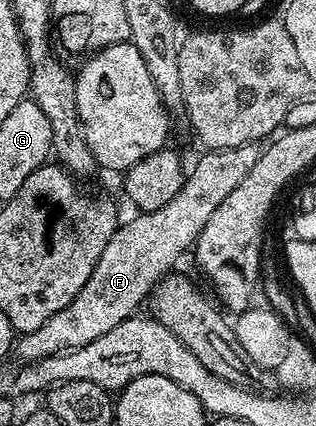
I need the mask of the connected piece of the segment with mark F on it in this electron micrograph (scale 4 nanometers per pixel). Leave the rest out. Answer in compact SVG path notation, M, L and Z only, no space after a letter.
M245 143L232 149L207 150L202 153L206 155L200 156L195 161L194 168L189 168L178 196L172 201L168 201L168 205L164 205L164 209L156 209L152 212L144 211L135 214L135 219L130 219L127 223L125 220L108 241L108 245L104 245L104 253L100 253L100 261L96 261L96 269L92 269L92 277L88 277L88 281L84 281L84 289L80 289L80 293L76 293L76 297L72 297L72 301L68 305L64 305L64 309L60 309L60 313L48 317L44 326L23 334L17 340L16 351L23 355L21 358L25 362L35 363L37 359L59 355L62 351L80 349L80 345L88 345L88 341L96 341L96 337L104 337L104 333L108 333L108 329L116 329L116 325L131 318L137 312L134 310L141 303L143 306L147 302L155 284L171 272L175 266L173 263L186 250L187 254L197 244L198 234L202 232L204 225L208 225L208 217L212 217L212 213L216 213L220 201L224 201L224 197L228 197L228 193L232 193L232 189L236 189L236 185L240 185L240 181L244 181L244 177L248 177L248 172L251 171L252 165L256 165L262 152L263 148L258 143Z

